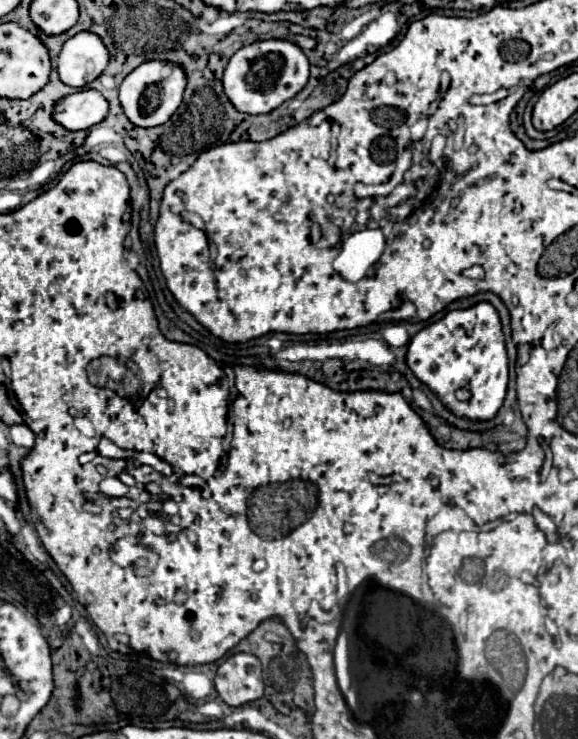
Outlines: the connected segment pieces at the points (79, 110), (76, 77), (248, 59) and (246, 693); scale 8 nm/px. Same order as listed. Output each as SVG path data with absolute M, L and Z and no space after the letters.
M79 90L55 104L53 120L65 130L77 132L105 120L107 110L109 104L97 90Z
M79 32L63 44L57 60L57 72L63 84L85 88L109 64L109 52L101 38L91 32Z
M261 40L237 50L223 74L223 88L231 104L243 114L269 114L293 98L309 80L309 60L287 40Z
M235 654L227 658L215 676L215 690L227 706L239 708L263 696L261 662L253 654Z

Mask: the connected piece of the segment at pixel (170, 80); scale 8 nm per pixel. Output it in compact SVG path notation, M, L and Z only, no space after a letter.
M151 60L137 66L121 84L119 100L125 110L125 116L131 124L139 128L153 128L171 118L171 114L179 108L185 90L185 72L177 64Z

